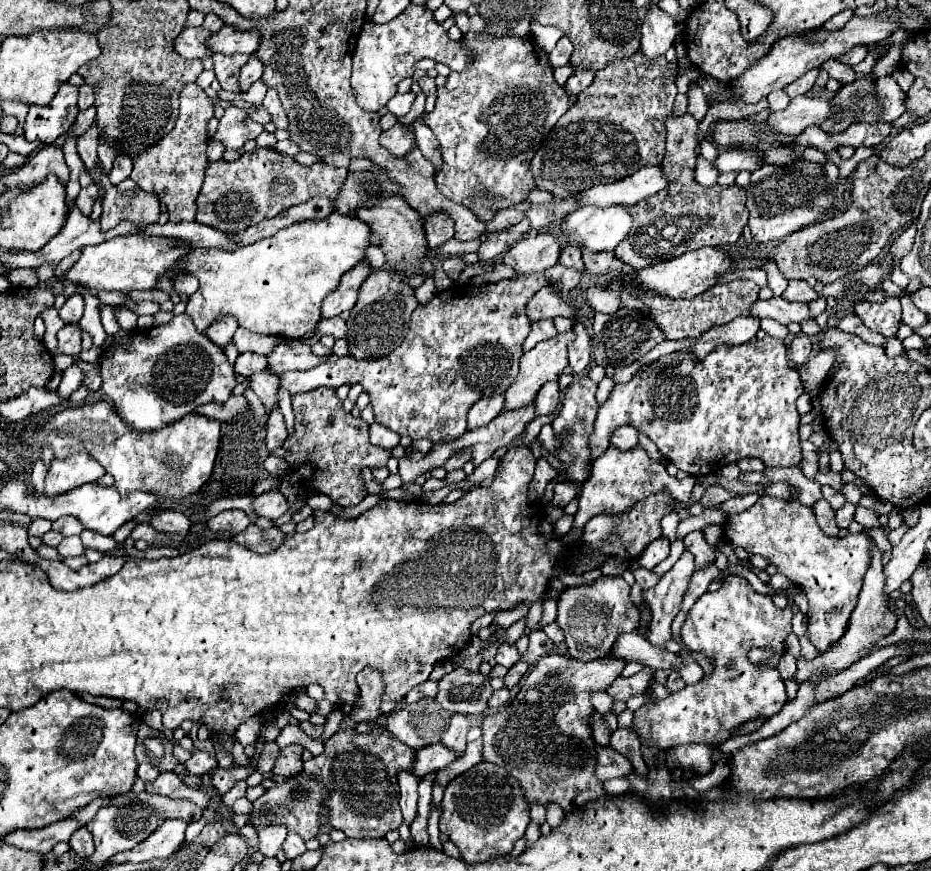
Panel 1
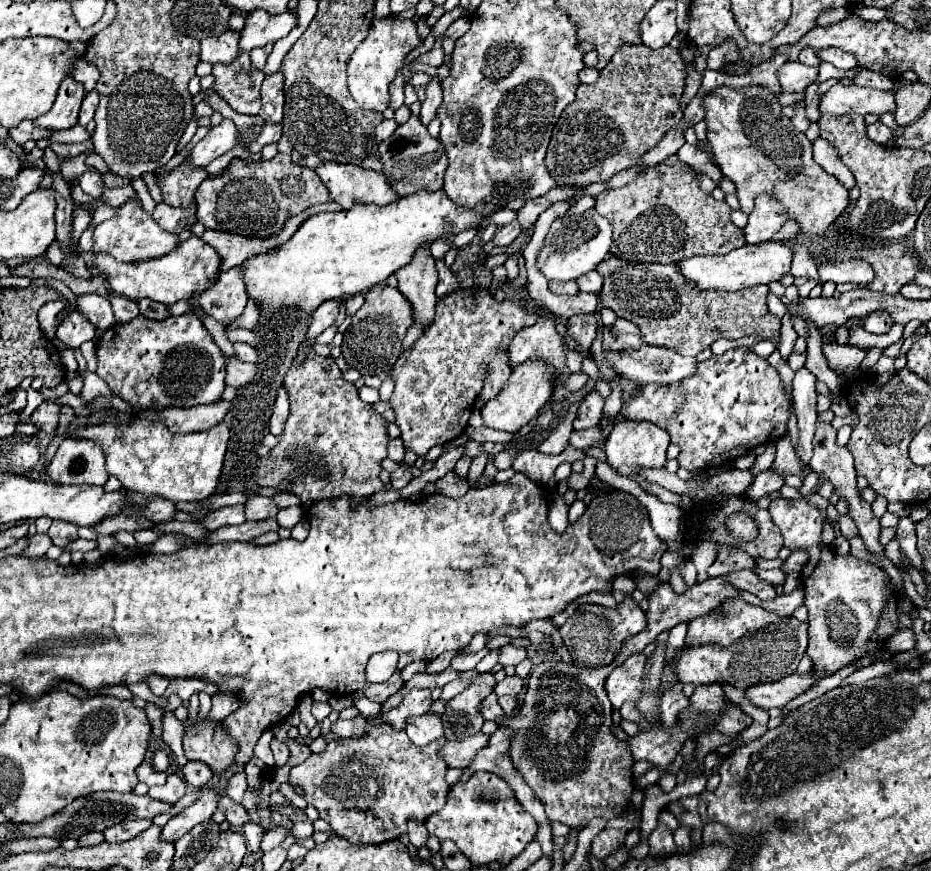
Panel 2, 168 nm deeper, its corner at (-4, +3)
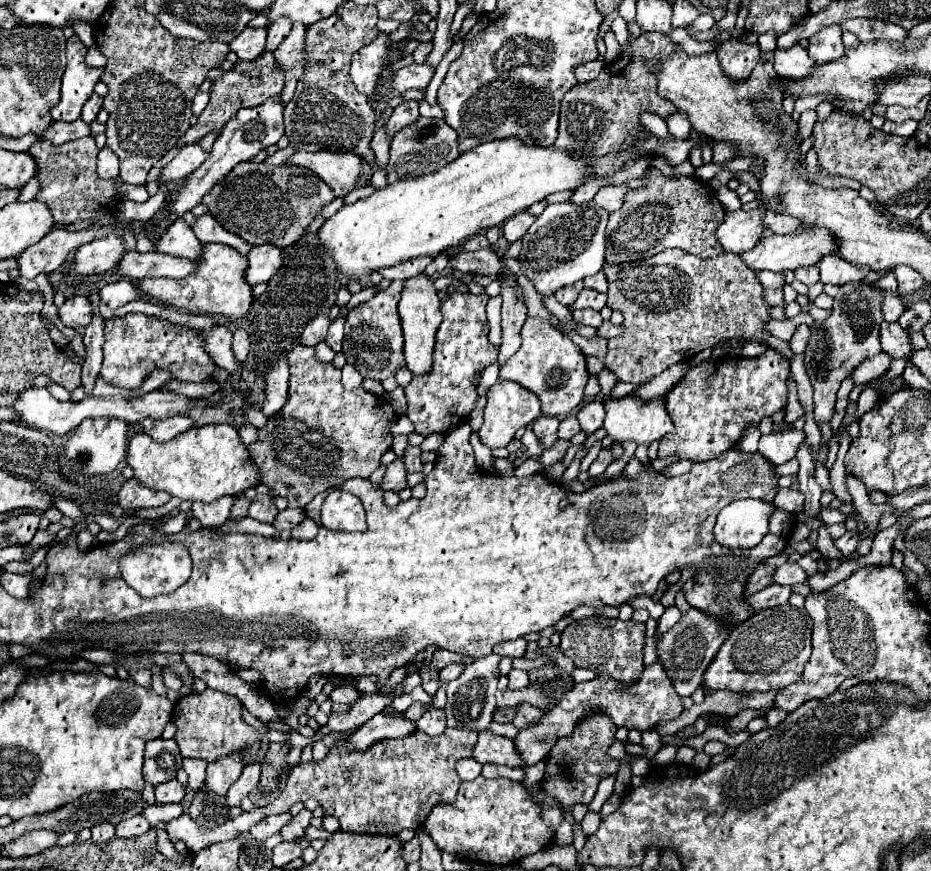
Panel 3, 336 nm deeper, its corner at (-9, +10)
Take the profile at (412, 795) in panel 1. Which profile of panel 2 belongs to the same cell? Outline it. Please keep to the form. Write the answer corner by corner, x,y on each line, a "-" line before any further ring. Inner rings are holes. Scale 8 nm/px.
408,820
408,838
410,838
410,844
420,848
426,844
426,838
428,838
428,830
424,826
424,822
418,822
418,820

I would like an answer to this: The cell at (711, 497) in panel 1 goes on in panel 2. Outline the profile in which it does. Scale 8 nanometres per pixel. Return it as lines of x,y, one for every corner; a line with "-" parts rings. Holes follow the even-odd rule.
764,470
762,474
758,474
758,476
754,478
754,484
752,484
752,500
760,498
760,496
766,496
766,494
770,494
770,492
780,490
782,484
784,484
784,478
782,478
782,476

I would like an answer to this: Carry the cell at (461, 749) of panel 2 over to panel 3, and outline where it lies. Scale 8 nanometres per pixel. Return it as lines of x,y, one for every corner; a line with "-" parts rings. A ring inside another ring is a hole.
487,731
479,733
479,741
473,749
473,757
479,763
495,763
507,767
525,767
527,763
521,759
515,743
507,737
499,737

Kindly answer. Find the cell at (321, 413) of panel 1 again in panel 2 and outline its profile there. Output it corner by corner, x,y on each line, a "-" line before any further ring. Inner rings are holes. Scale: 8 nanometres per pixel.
310,352
310,358
302,368
292,366
284,376
284,388
290,396
290,416
278,446
270,450
268,458
262,458
256,470
256,482
260,486
272,486
280,492
292,492
302,502
320,502
326,498
338,498
342,494
354,496
354,504
384,490
384,482
378,478
380,464
386,458
386,428
382,420
370,416
370,404
358,398
358,390
352,382
342,378
334,358
322,358

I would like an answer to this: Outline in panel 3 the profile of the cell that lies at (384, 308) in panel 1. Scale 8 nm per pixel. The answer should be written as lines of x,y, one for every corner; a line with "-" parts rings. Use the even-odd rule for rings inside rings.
394,280
389,285
389,289
379,291
371,301
353,307
345,319
343,355
345,361
351,363
361,373
363,379
383,381
387,377
393,377
401,367
405,367
403,333
399,329
399,313
397,313
401,289
403,289
403,281

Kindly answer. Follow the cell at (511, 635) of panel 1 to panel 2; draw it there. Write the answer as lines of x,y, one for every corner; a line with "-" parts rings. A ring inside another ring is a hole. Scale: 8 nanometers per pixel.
494,648
490,653
488,653
475,667
478,673
490,672
491,669
498,663
498,653
500,648

